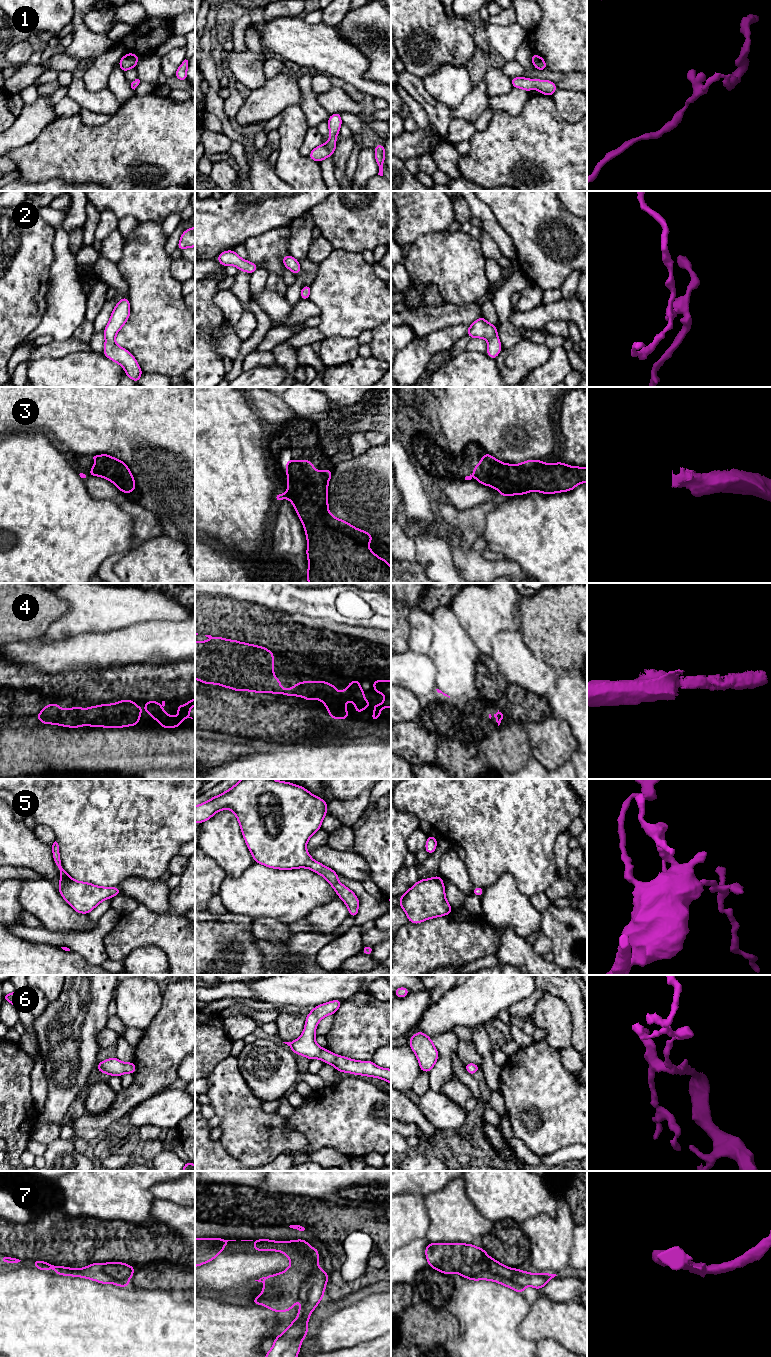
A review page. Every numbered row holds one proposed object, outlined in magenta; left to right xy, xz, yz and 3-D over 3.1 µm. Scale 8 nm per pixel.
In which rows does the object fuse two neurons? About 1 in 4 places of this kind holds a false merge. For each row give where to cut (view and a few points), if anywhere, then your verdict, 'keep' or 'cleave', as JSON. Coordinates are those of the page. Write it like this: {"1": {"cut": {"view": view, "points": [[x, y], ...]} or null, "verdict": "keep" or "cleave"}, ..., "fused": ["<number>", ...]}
{"1": {"cut": null, "verdict": "keep"}, "2": {"cut": null, "verdict": "keep"}, "3": {"cut": null, "verdict": "keep"}, "4": {"cut": null, "verdict": "keep"}, "5": {"cut": null, "verdict": "keep"}, "6": {"cut": null, "verdict": "keep"}, "7": {"cut": null, "verdict": "keep"}, "fused": []}

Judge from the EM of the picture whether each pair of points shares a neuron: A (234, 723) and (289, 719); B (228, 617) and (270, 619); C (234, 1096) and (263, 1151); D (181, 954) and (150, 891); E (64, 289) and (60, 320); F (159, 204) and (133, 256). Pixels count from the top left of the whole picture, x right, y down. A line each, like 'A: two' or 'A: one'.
A: one
B: one
C: one
D: two
E: one
F: two

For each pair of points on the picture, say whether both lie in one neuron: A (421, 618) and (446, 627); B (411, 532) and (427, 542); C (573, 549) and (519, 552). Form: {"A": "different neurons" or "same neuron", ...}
{"A": "different neurons", "B": "different neurons", "C": "same neuron"}

